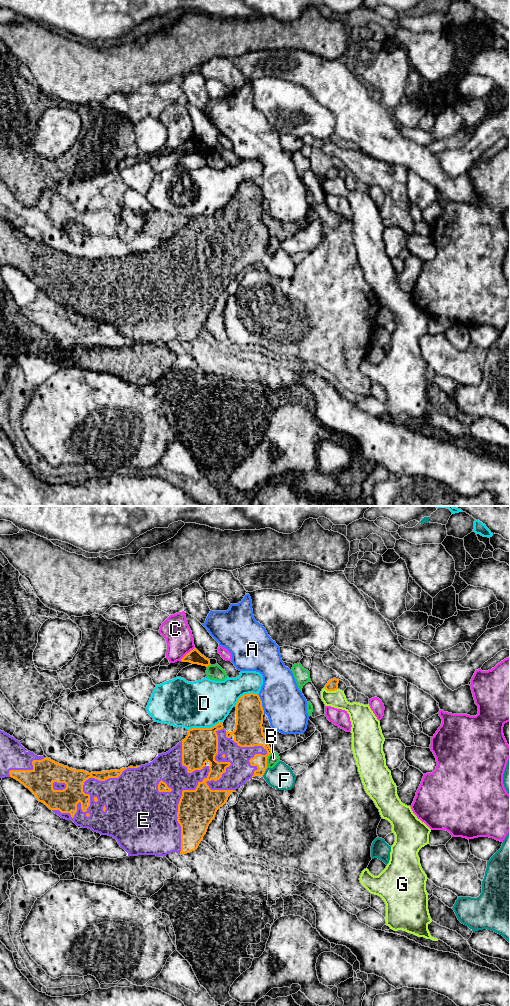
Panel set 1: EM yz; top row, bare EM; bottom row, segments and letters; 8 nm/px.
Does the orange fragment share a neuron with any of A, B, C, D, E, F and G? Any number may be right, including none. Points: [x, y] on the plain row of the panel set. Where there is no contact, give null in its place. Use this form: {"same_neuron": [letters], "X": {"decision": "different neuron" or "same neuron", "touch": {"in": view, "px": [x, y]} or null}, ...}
{"same_neuron": ["E"], "A": {"decision": "different neuron", "touch": {"in": "yz", "px": [261, 192]}}, "B": {"decision": "different neuron", "touch": {"in": "yz", "px": [266, 247]}}, "C": {"decision": "different neuron", "touch": {"in": "yz", "px": [187, 141]}}, "D": {"decision": "different neuron", "touch": {"in": "yz", "px": [205, 216]}}, "E": {"decision": "same neuron", "touch": {"in": "yz", "px": [84, 281]}}, "F": {"decision": "different neuron", "touch": {"in": "yz", "px": [264, 260]}}, "G": {"decision": "different neuron", "touch": {"in": "yz", "px": [331, 178]}}}

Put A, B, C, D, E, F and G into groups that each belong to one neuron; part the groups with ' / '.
A / B / C / D / E / F / G

